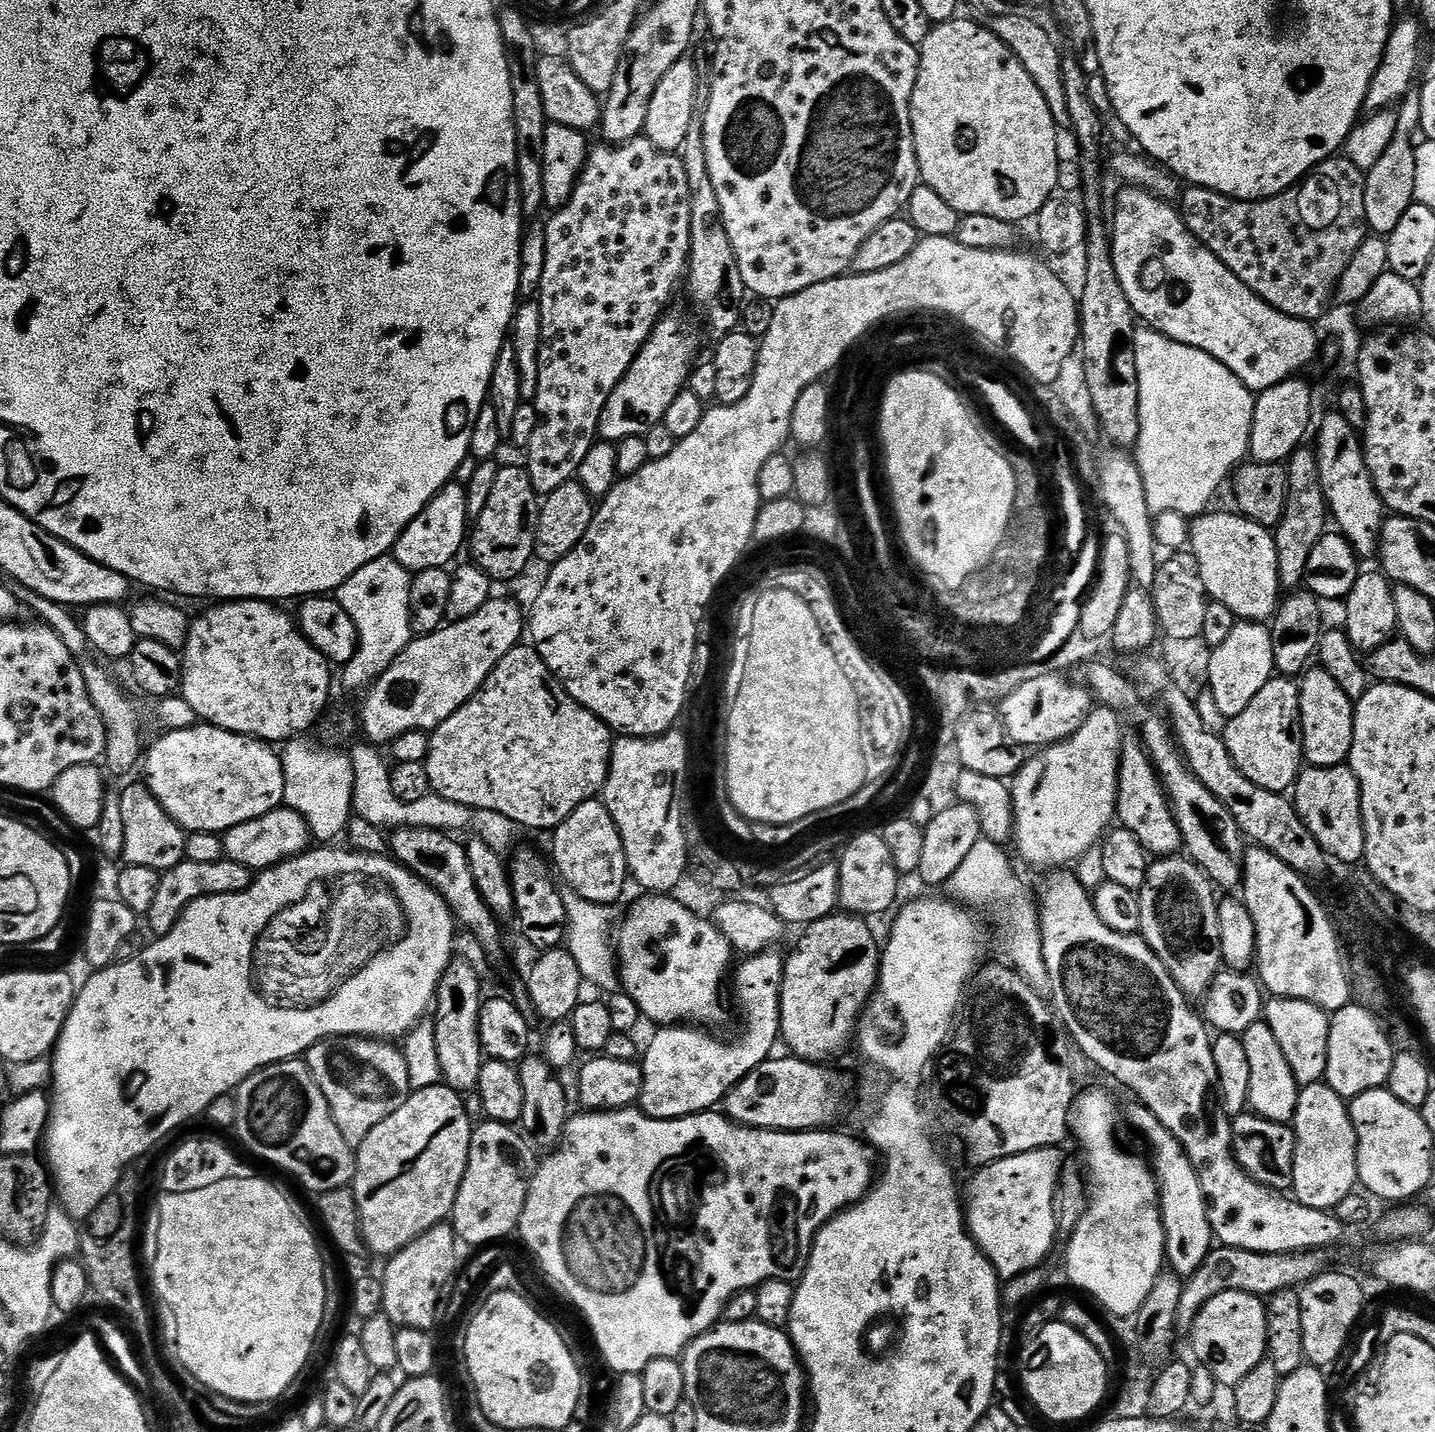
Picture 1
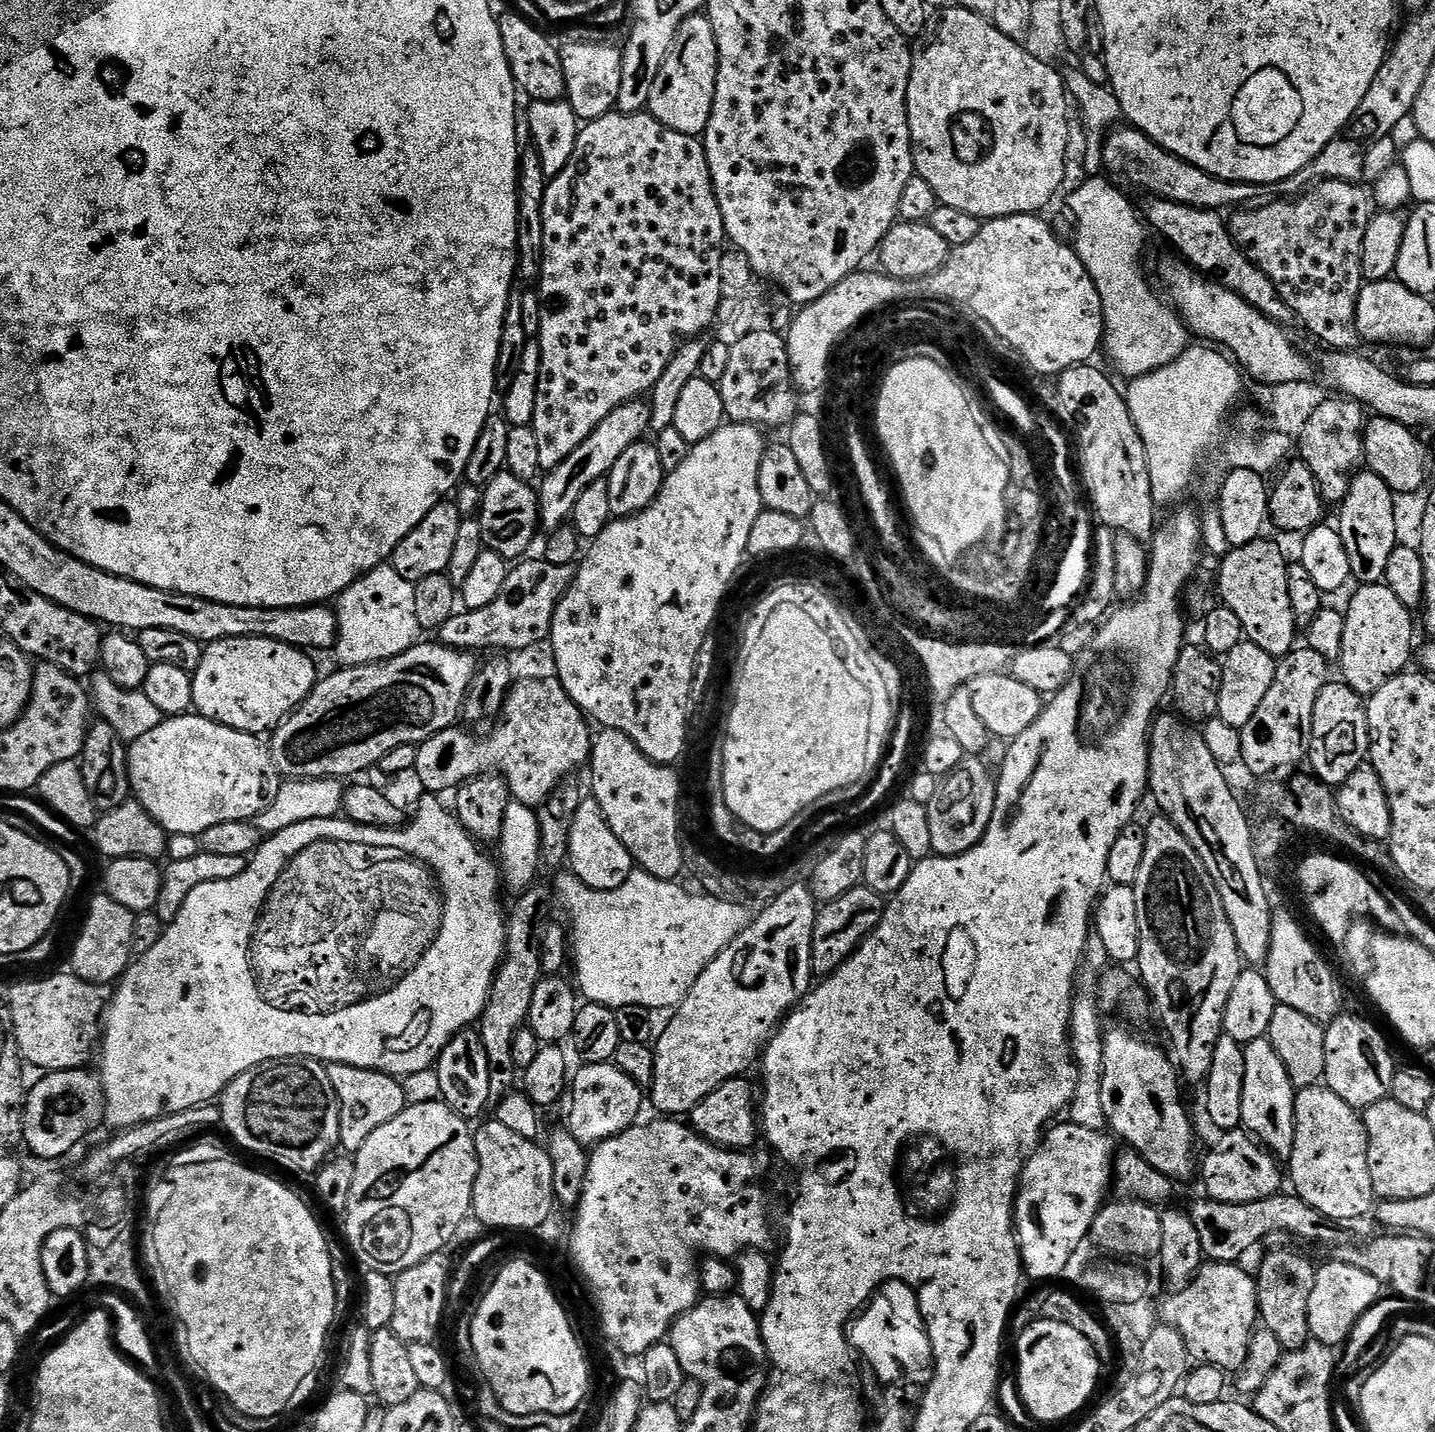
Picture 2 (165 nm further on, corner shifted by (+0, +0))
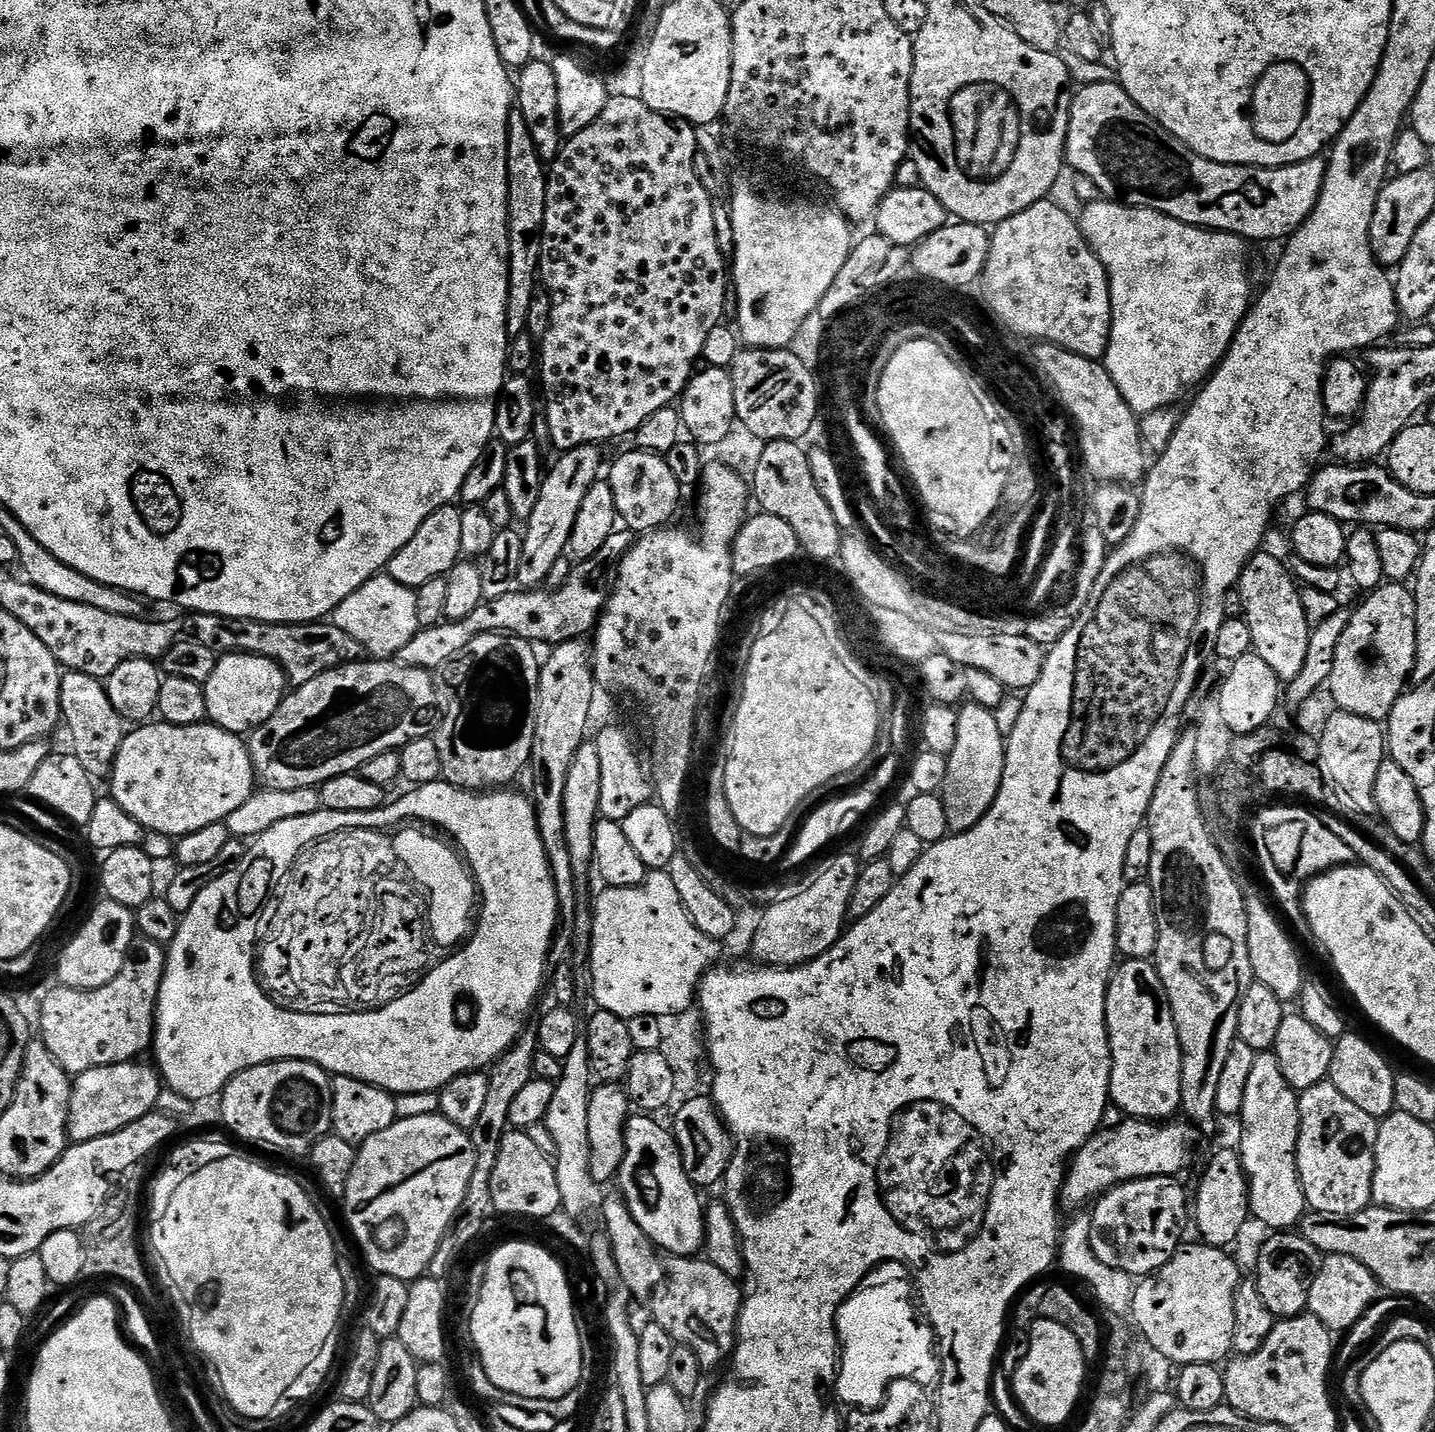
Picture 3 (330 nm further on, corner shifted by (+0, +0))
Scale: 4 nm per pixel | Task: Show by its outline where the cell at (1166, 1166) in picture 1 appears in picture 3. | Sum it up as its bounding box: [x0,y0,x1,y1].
[1106,960,1182,1122]

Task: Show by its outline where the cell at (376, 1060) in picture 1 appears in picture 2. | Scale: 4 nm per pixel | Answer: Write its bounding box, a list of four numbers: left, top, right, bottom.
[327,1064,409,1154]

